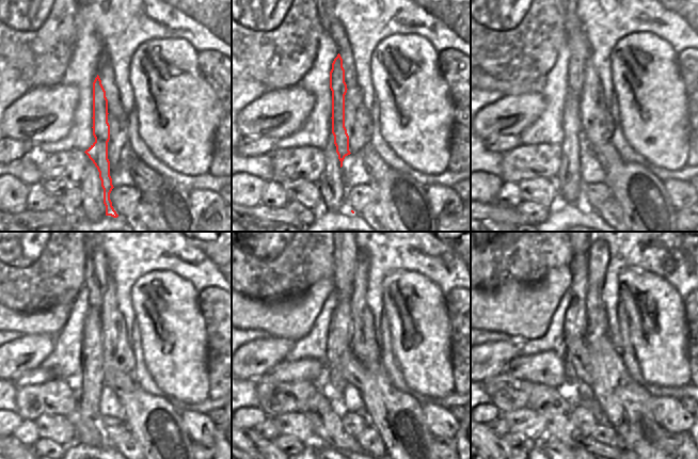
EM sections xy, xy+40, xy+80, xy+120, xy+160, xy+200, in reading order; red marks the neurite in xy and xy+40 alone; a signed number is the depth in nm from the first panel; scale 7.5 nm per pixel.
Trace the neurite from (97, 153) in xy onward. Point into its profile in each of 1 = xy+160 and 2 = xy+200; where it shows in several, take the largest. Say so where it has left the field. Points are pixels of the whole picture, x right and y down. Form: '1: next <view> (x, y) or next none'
1: next xy+160 (345, 253)
2: next xy+200 (586, 253)

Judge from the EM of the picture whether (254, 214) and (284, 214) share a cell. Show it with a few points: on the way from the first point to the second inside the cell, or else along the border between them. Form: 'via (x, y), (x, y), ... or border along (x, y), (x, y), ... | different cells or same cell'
via (262, 215), (276, 215) | same cell

